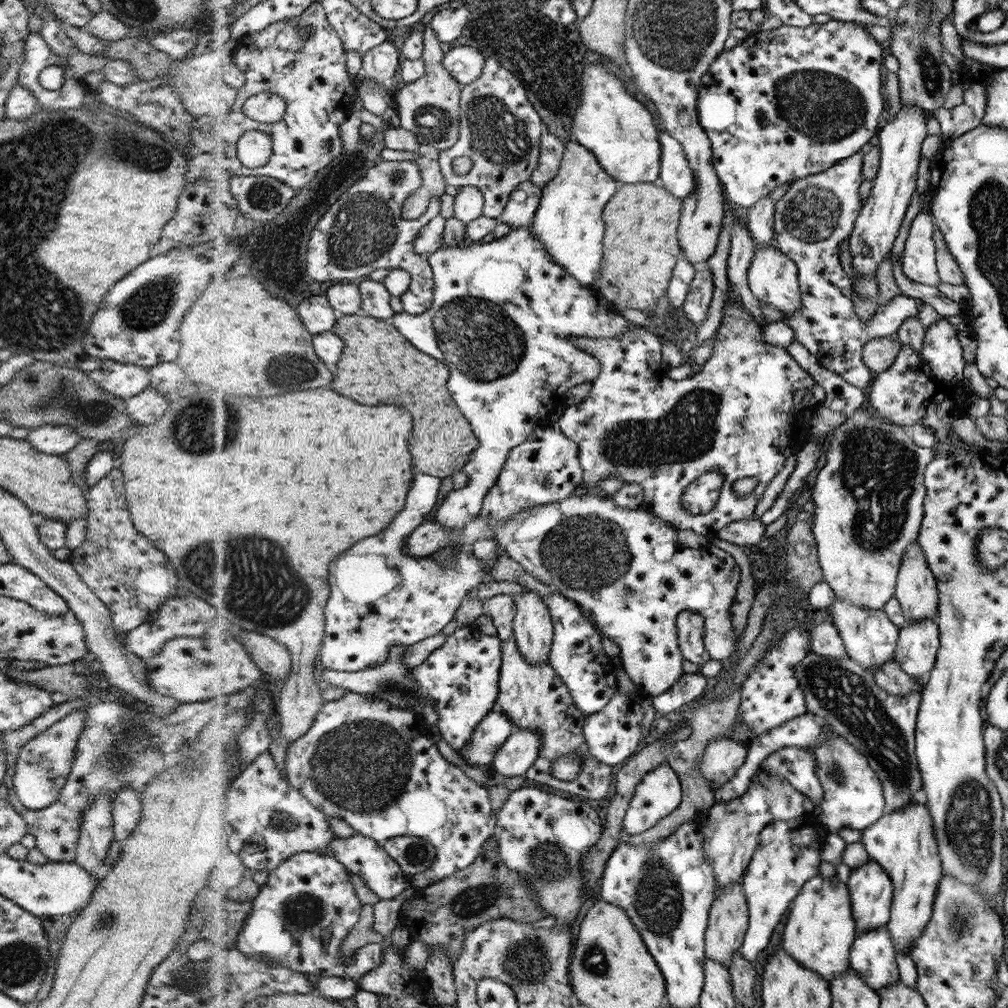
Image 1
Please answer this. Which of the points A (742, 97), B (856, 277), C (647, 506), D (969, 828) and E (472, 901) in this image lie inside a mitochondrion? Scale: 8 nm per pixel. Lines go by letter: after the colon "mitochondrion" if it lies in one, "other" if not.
A: other
B: other
C: other
D: mitochondrion
E: mitochondrion

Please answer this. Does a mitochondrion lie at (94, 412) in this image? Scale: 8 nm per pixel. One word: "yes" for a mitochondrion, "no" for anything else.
yes

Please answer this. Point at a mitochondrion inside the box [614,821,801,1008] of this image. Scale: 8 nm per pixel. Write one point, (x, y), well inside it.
(659, 903)

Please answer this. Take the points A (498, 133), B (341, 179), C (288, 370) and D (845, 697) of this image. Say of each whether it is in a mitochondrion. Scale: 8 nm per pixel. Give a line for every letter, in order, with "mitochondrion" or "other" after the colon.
A: mitochondrion
B: mitochondrion
C: mitochondrion
D: mitochondrion

